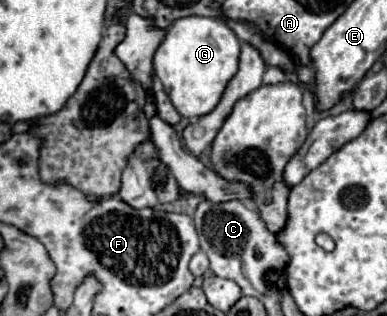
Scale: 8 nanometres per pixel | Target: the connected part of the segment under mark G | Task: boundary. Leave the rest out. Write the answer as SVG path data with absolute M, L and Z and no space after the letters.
M187 16L187 18L175 20L167 28L167 34L153 58L153 74L161 80L167 96L171 98L173 106L183 118L199 118L209 114L219 104L219 98L227 82L237 72L237 62L239 62L239 38L223 20L207 18L207 16Z

